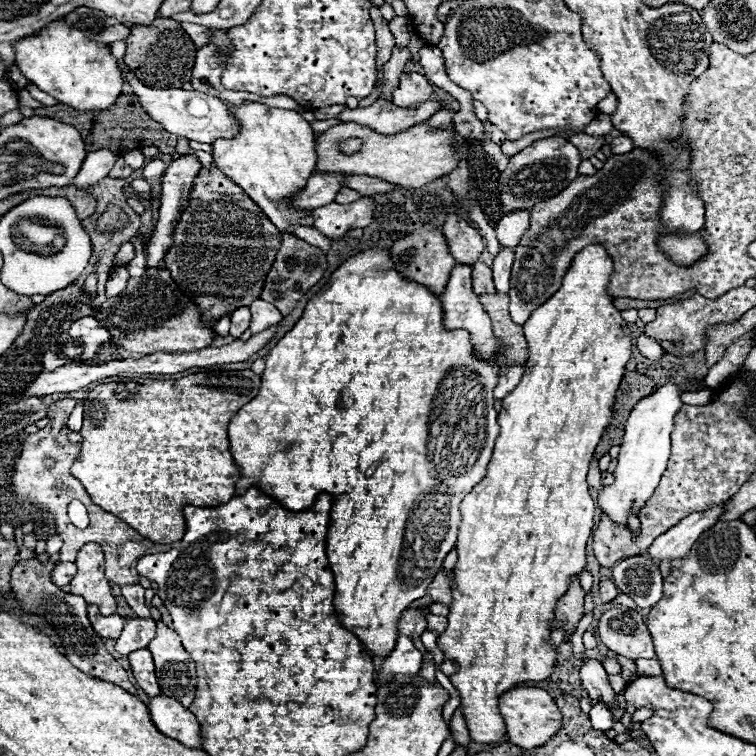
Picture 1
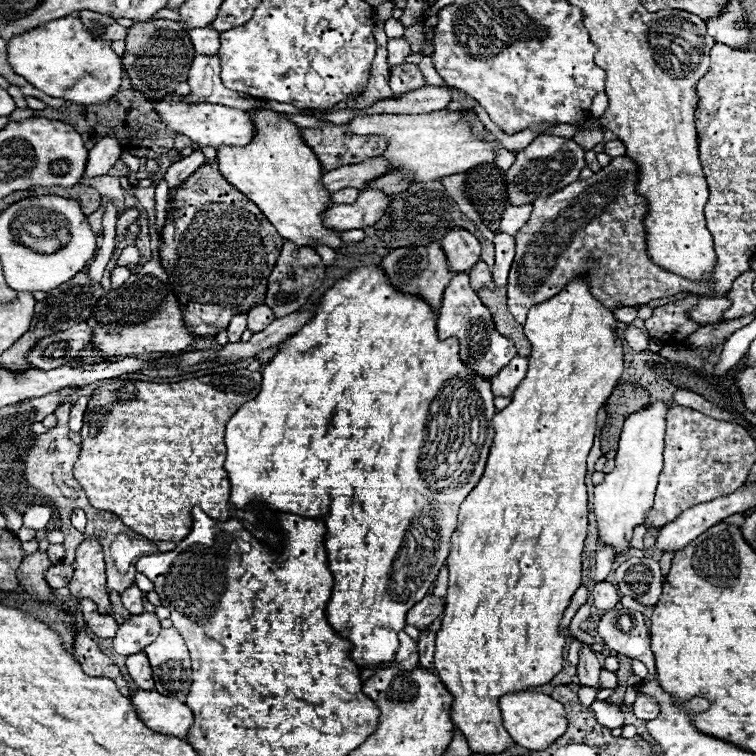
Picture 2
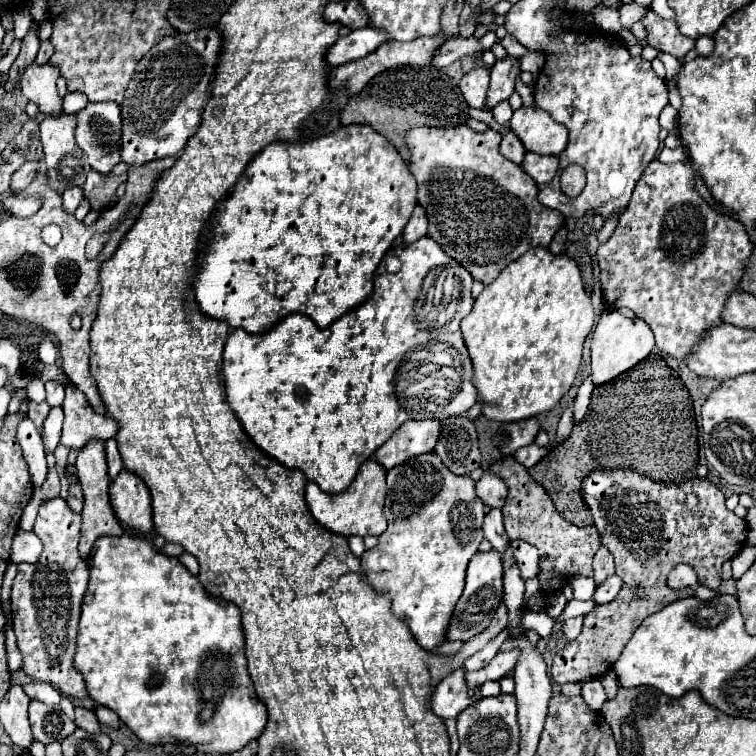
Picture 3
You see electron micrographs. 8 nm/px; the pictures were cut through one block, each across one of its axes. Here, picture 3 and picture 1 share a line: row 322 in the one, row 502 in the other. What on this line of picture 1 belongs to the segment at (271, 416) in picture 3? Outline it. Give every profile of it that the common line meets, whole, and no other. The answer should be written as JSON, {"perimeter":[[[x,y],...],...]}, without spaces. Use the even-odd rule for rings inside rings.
{"perimeter":[[[366,250],[366,252],[360,252],[352,258],[348,258],[330,278],[330,284],[326,284],[318,294],[312,296],[312,300],[306,304],[306,310],[302,314],[302,318],[296,322],[296,326],[270,350],[270,356],[266,358],[266,368],[262,372],[262,388],[258,392],[258,396],[254,400],[250,400],[246,406],[242,406],[236,416],[230,420],[228,424],[228,440],[230,440],[230,452],[232,452],[232,458],[234,458],[234,464],[238,466],[240,470],[240,480],[236,482],[236,494],[244,494],[250,486],[256,486],[260,490],[264,490],[264,494],[276,498],[276,502],[280,506],[284,506],[286,510],[310,510],[316,502],[316,498],[320,494],[330,494],[332,498],[332,510],[330,510],[330,526],[328,526],[328,538],[326,538],[326,554],[328,554],[328,562],[330,562],[330,568],[334,572],[334,578],[336,578],[336,594],[334,594],[334,612],[340,620],[340,624],[358,636],[358,640],[364,644],[364,650],[370,654],[370,656],[380,656],[380,658],[386,658],[394,644],[396,644],[396,638],[398,638],[398,620],[402,616],[402,612],[412,604],[416,602],[418,598],[422,598],[426,594],[426,588],[430,586],[430,582],[434,580],[438,568],[442,566],[446,554],[454,548],[456,544],[456,534],[458,534],[458,524],[460,524],[460,502],[462,498],[484,478],[486,474],[486,466],[490,462],[490,456],[492,456],[492,450],[494,450],[494,440],[498,436],[498,422],[496,422],[496,410],[494,410],[494,386],[496,386],[496,378],[498,378],[498,368],[490,362],[484,362],[484,360],[478,360],[474,354],[472,354],[472,344],[470,344],[470,336],[466,330],[444,330],[442,326],[442,304],[440,304],[440,298],[434,296],[430,290],[422,288],[420,284],[416,282],[408,282],[406,278],[402,278],[394,266],[392,266],[392,260],[390,260],[390,252],[388,250]]]}

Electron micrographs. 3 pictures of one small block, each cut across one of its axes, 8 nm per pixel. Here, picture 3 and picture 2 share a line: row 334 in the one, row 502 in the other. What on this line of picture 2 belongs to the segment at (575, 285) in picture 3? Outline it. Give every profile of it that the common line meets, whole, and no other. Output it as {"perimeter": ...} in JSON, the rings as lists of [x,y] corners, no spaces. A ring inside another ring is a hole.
{"perimeter":[[[574,280],[570,282],[560,294],[552,296],[550,300],[536,304],[530,308],[528,318],[524,322],[524,334],[532,342],[532,354],[530,354],[530,366],[526,378],[520,382],[516,388],[512,402],[500,410],[494,418],[494,440],[490,446],[490,456],[486,462],[486,470],[478,482],[478,486],[468,494],[468,498],[460,506],[458,514],[458,528],[452,534],[450,540],[450,554],[446,560],[448,566],[448,590],[446,590],[446,610],[442,616],[442,626],[436,632],[436,652],[434,652],[434,668],[442,684],[448,688],[448,692],[454,696],[454,704],[450,710],[450,720],[454,722],[454,728],[460,730],[474,754],[500,754],[502,750],[508,750],[514,740],[502,726],[500,718],[500,708],[498,700],[506,694],[514,692],[526,692],[530,686],[544,686],[548,684],[564,664],[564,632],[560,630],[560,622],[564,616],[566,606],[570,604],[572,594],[580,588],[582,584],[582,548],[584,548],[584,538],[586,538],[586,528],[588,528],[588,492],[586,492],[586,458],[594,442],[594,432],[596,432],[596,412],[604,406],[608,396],[612,394],[614,386],[618,384],[618,378],[622,374],[622,340],[614,332],[616,328],[616,318],[612,316],[610,310],[606,310],[588,290],[586,280]]]}

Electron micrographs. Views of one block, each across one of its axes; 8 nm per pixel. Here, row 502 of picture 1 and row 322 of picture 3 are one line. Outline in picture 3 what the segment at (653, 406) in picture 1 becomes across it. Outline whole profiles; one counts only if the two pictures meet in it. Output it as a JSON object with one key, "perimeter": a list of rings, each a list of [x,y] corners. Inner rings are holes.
{"perimeter":[[[618,310],[602,314],[592,334],[592,382],[594,386],[606,384],[616,376],[624,374],[638,362],[642,362],[654,348],[654,334],[646,322],[640,318],[626,318]]]}

